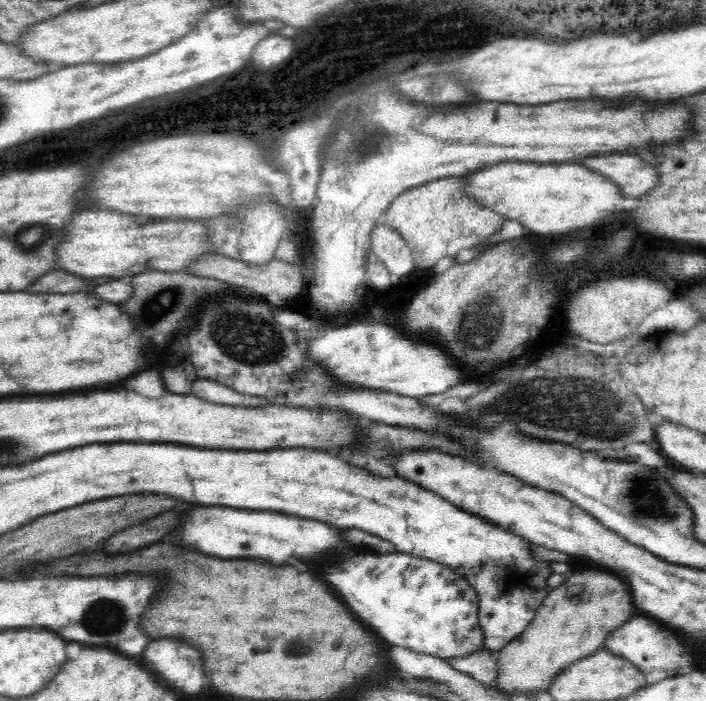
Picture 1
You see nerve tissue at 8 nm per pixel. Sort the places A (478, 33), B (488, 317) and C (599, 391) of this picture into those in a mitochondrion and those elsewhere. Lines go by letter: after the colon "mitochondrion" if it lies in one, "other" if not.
A: other
B: mitochondrion
C: mitochondrion

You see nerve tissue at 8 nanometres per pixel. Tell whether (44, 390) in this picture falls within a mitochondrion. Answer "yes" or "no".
no

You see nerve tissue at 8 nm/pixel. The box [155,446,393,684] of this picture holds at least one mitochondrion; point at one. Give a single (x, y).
(295, 648)

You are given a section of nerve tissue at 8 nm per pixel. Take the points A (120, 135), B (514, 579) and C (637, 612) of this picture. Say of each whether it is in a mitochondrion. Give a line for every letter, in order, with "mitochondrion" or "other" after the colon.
A: other
B: other
C: other

